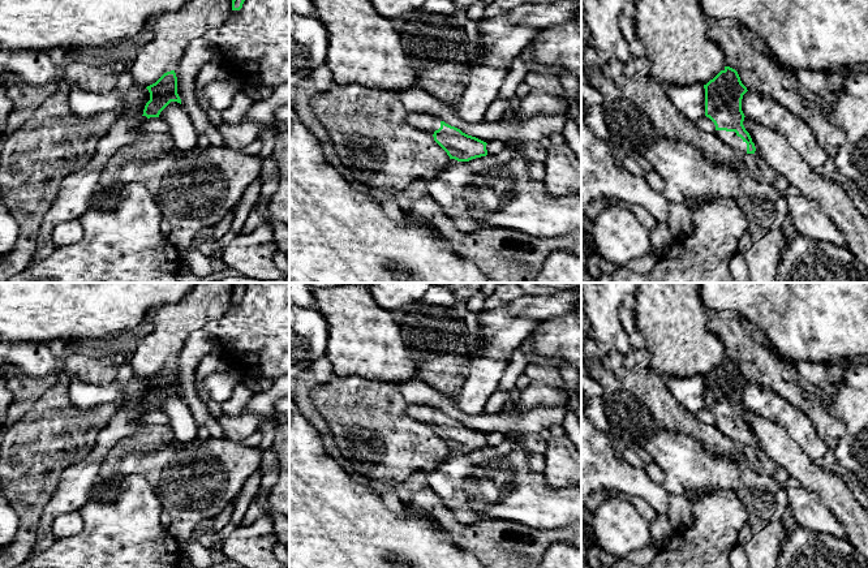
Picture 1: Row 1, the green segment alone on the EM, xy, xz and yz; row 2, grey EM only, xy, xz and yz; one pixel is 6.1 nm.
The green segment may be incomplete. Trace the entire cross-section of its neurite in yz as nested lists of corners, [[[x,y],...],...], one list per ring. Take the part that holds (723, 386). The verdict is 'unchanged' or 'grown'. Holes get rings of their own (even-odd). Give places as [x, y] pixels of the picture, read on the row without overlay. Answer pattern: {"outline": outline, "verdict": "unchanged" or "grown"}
{"outline": [[[725,358],[704,380],[705,408],[714,414],[714,426],[736,444],[755,446],[755,435],[743,417],[742,391],[748,382],[738,363]]], "verdict": "grown"}

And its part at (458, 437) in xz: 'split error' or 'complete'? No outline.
split error

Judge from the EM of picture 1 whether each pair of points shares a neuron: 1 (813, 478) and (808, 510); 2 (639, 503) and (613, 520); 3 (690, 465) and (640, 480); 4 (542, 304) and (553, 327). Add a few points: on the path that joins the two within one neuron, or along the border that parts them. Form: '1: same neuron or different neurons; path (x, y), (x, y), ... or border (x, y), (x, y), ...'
1: different neurons; border (800, 486), (813, 491), (833, 513)
2: different neurons; border (610, 498), (626, 498), (649, 524)
3: different neurons; border (661, 483), (673, 496)
4: different neurons; border (567, 312), (540, 319), (525, 338)

